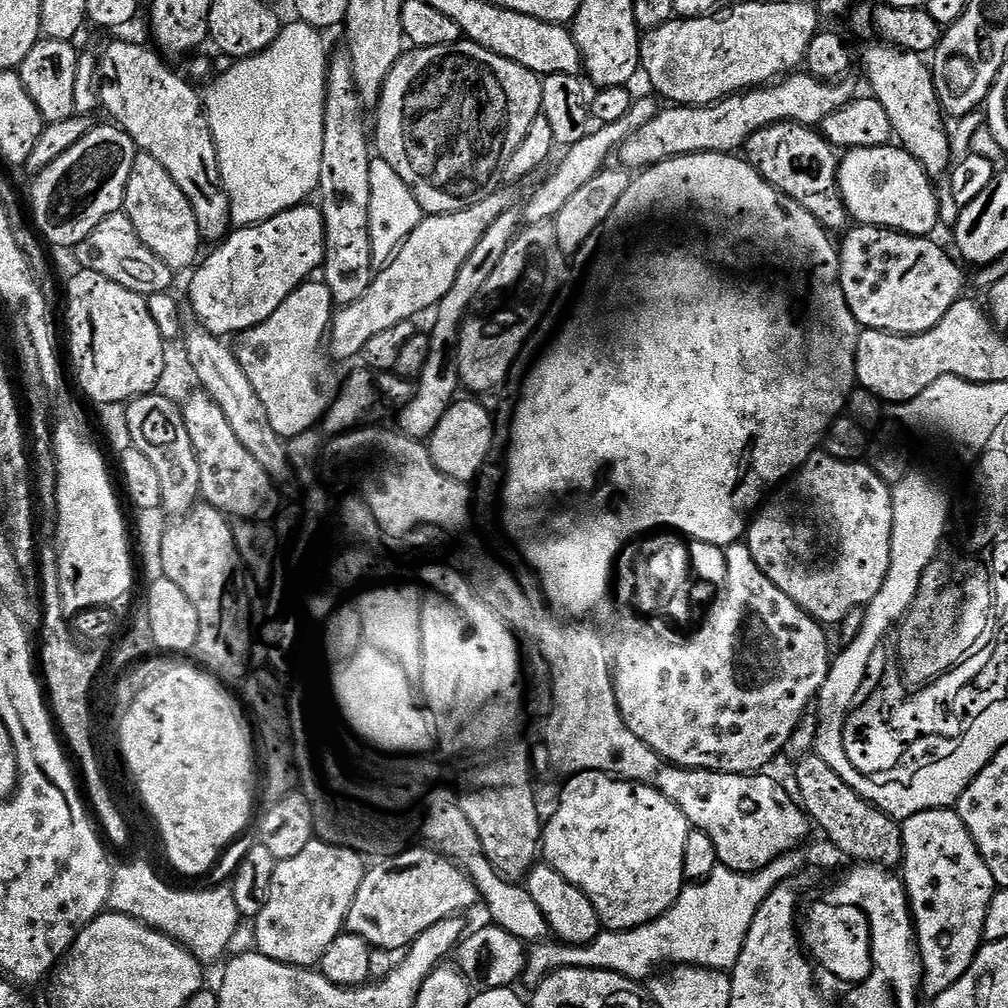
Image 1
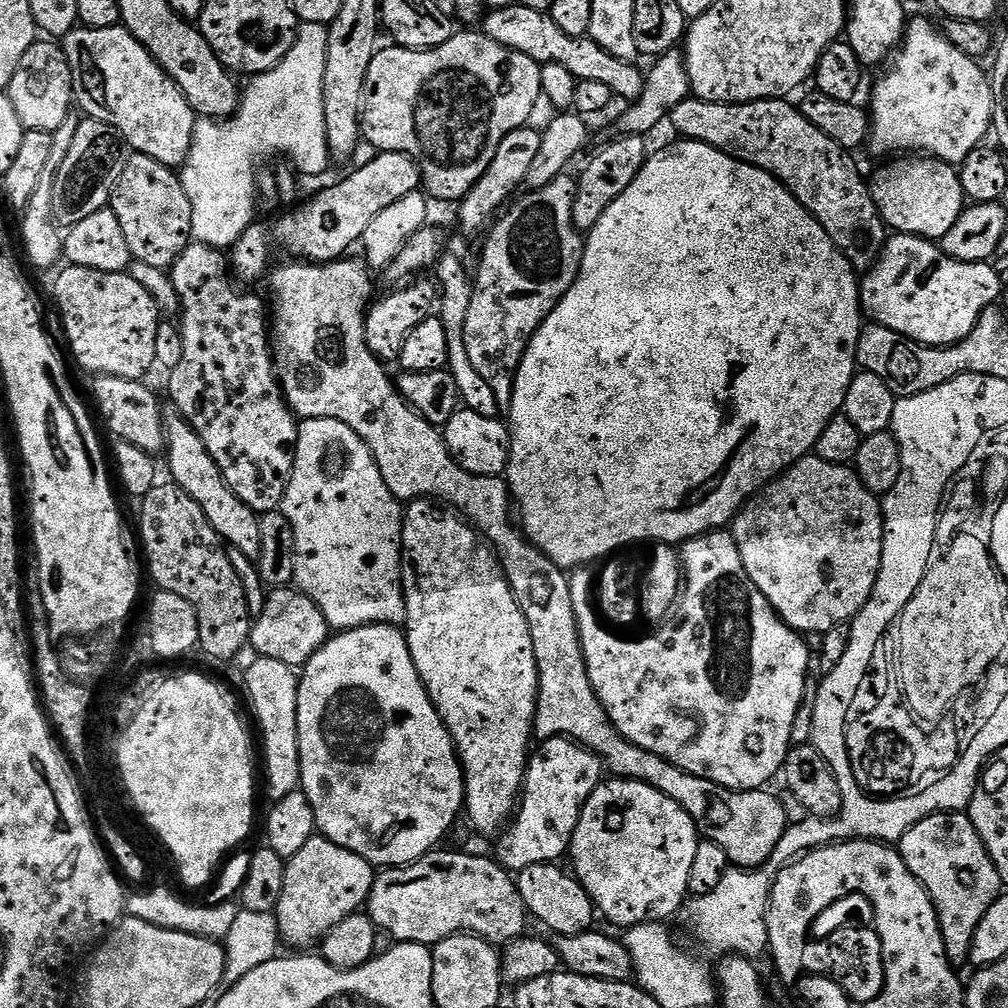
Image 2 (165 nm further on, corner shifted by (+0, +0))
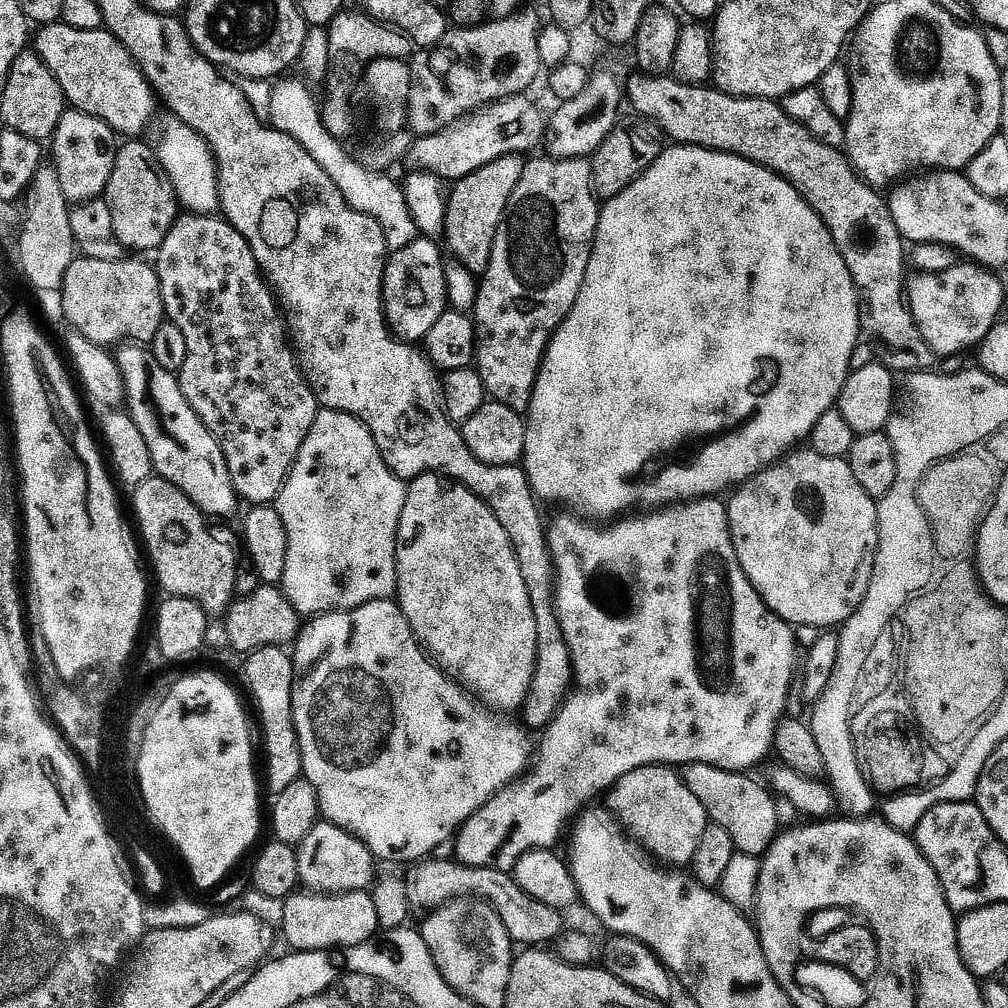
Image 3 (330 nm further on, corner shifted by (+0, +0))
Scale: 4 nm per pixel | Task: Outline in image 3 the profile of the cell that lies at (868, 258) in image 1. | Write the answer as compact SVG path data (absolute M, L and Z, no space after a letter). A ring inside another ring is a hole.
M968 262L960 263L942 274L913 275L906 284L908 308L914 322L922 338L926 338L932 351L940 358L956 356L967 348L979 346L1001 319L1000 311L1004 308L1003 286L991 280L987 271Z

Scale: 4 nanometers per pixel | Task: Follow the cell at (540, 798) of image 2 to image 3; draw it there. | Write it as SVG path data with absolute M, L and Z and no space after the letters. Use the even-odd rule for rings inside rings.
M697 498L679 504L656 506L651 510L644 510L641 516L632 515L621 515L605 528L587 524L586 521L579 520L584 519L579 515L556 516L552 521L551 519L547 521L548 553L552 555L552 569L556 571L556 617L562 626L566 646L570 650L573 685L565 695L559 712L552 717L551 724L543 729L544 745L541 748L539 745L537 764L531 769L527 779L505 788L493 800L485 802L456 833L454 837L456 863L465 864L470 868L493 868L499 872L511 873L518 858L522 858L522 854L532 852L536 848L552 850L557 847L555 844L560 840L560 830L564 822L572 814L574 816L577 813L576 802L588 799L591 794L596 794L603 788L611 789L623 776L630 774L630 770L638 770L651 764L669 766L709 764L727 772L744 772L750 770L748 768L758 763L767 752L769 755L773 751L772 743L776 727L786 716L784 707L788 704L792 675L795 672L797 675L798 672L796 636L792 633L795 632L793 625L786 623L782 617L775 616L758 594L758 590L754 590L750 578L746 578L738 562L738 554L734 550L725 501L720 498ZM603 576L608 580L617 580L620 584L632 584L632 589L628 592L628 609L625 612L607 612L595 600L596 588L592 583L602 579Z

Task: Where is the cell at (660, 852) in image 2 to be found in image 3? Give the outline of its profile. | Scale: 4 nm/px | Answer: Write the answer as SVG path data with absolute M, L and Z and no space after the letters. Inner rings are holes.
M666 764L630 770L630 774L623 776L611 789L610 808L625 829L642 842L657 861L668 866L688 866L694 858L694 850L698 850L702 830L706 830L710 821L702 802L698 802L690 791L687 779L676 772L679 771L675 767Z

